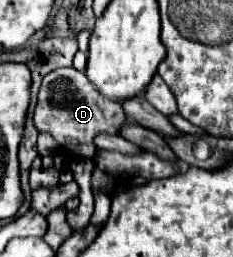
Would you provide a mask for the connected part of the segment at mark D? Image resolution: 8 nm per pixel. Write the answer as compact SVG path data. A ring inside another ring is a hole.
M63 67L53 69L43 77L39 101L35 107L35 127L39 131L49 131L61 145L63 153L67 153L65 145L71 141L93 143L95 135L101 131L119 133L119 127L125 121L127 115L123 107L117 105L117 101L107 101L107 97L101 97L83 71L77 71L75 67Z

